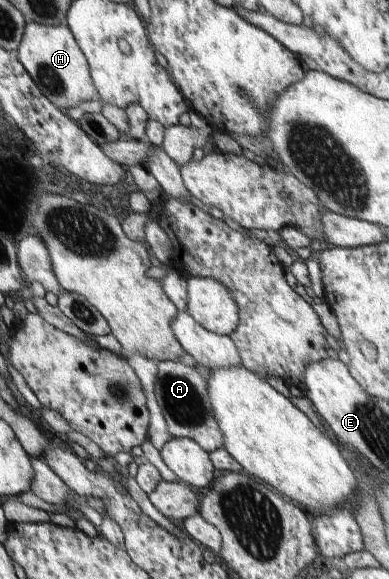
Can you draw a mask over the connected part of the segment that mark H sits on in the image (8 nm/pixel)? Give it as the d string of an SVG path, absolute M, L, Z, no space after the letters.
M27 22L25 37L22 38L17 53L43 94L65 114L68 115L67 110L71 106L100 98L98 87L95 86L93 75L90 73L89 60L67 24L57 26Z

